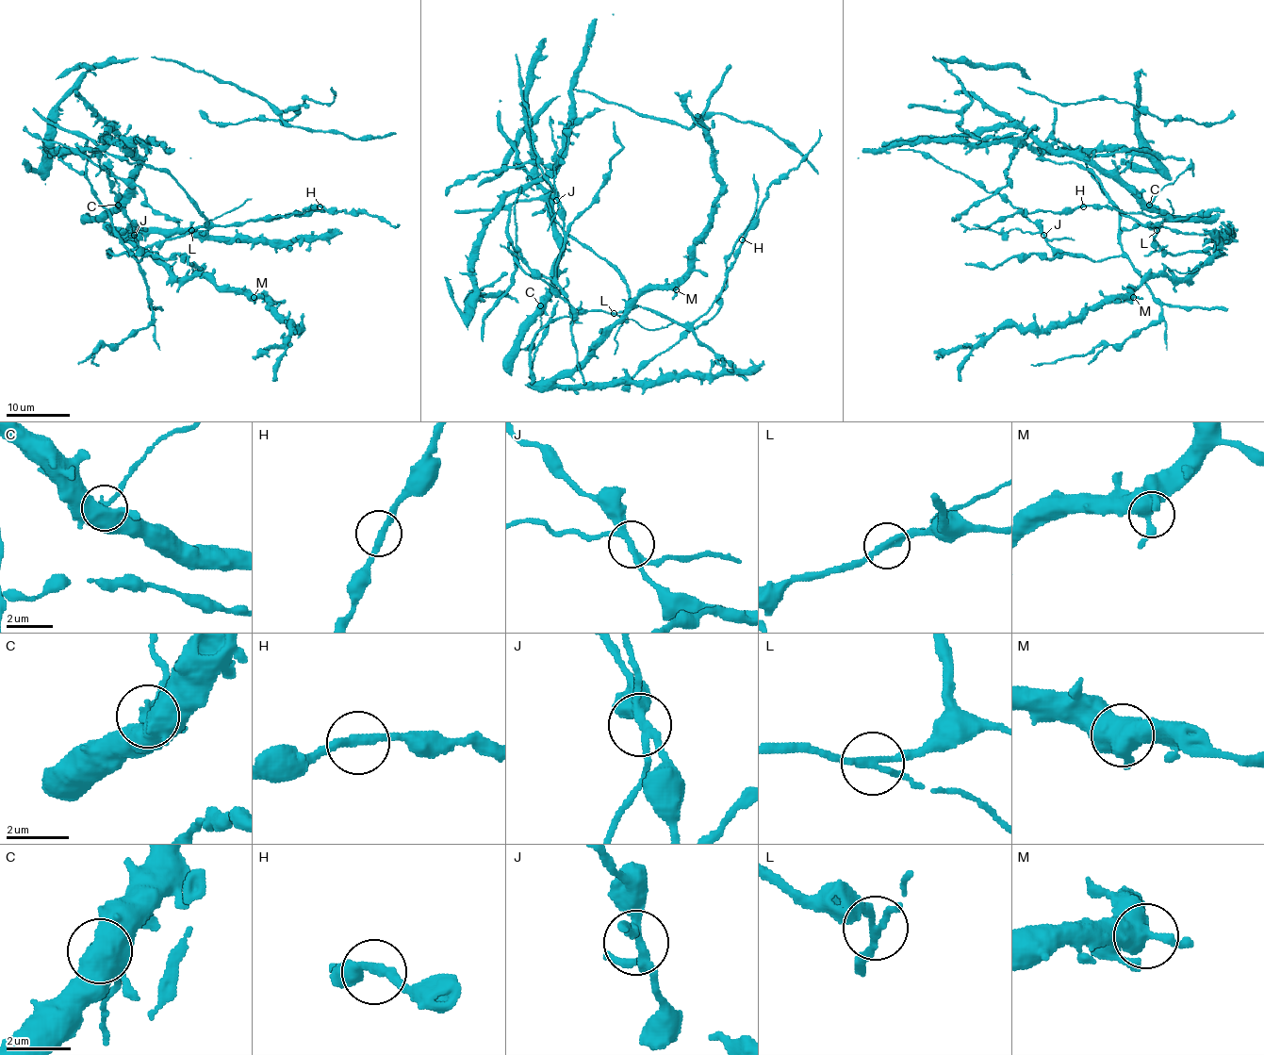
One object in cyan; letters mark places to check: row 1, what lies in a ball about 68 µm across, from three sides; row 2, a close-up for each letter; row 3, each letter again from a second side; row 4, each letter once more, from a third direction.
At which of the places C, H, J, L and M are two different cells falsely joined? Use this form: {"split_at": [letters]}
{"split_at": ["C", "J", "L"]}

